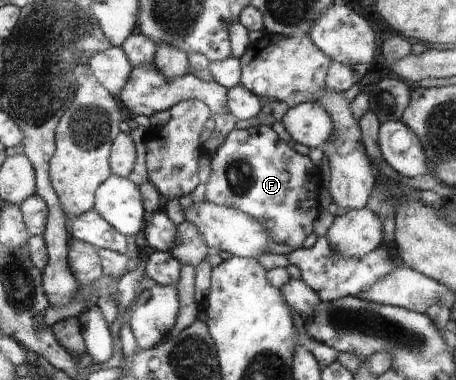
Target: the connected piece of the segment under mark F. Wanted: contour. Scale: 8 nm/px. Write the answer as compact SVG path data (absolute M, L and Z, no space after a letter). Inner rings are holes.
M254 126L248 130L235 128L211 158L211 176L206 184L206 201L247 213L266 226L272 241L298 249L302 240L312 234L312 222L318 214L320 182L322 176L312 164L312 160L280 140L270 126Z

